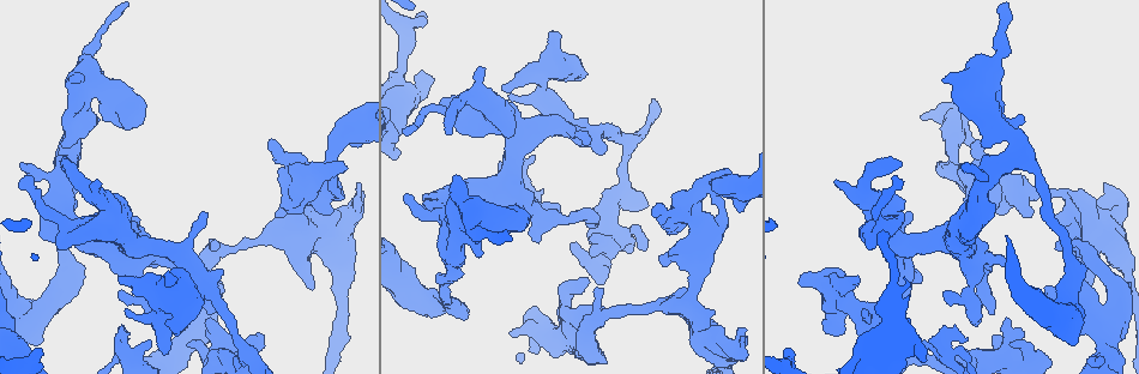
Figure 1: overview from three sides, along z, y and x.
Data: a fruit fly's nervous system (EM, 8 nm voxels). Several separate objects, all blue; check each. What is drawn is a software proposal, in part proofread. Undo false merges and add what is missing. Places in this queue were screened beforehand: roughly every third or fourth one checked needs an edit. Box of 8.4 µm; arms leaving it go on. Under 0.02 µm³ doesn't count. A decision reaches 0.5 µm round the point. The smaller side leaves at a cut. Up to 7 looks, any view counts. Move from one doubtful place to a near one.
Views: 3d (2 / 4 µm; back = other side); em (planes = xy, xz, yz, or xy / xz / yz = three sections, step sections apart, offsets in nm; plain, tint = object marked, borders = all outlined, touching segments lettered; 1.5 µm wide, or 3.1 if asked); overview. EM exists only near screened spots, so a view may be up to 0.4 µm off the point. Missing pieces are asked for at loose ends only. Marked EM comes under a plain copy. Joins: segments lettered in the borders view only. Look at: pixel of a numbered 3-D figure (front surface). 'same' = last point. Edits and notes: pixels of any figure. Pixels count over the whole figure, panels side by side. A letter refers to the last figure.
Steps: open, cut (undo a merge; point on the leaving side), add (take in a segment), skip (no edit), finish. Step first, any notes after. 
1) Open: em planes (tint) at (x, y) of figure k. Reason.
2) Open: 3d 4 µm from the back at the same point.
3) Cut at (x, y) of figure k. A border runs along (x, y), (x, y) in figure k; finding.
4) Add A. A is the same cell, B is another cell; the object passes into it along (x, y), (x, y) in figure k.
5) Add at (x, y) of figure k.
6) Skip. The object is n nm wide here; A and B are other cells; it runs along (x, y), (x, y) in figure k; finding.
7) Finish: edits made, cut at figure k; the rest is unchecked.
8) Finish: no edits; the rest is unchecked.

Open: em yz step 8 (borders) at (798, 283) of figure 1. Stops while still wide.

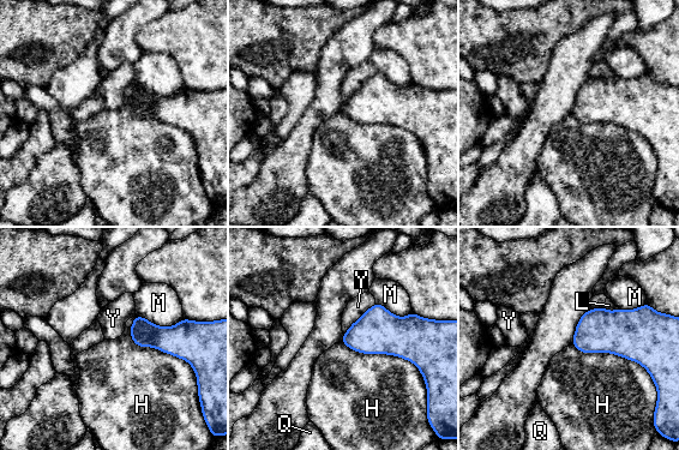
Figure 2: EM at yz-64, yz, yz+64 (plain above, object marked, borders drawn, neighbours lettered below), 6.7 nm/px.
Open: em planes (borders) at the same point.

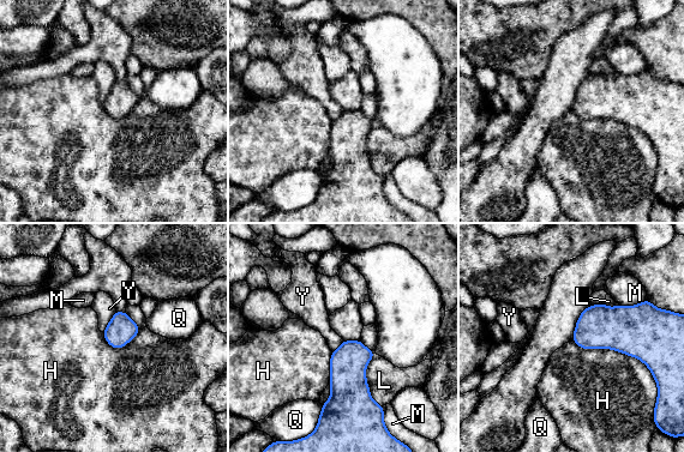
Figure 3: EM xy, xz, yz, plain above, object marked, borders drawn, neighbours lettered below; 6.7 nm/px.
Skip. H, L, M, Q and Y are other cells; a border runs along (571, 339), (650, 372) in figure 3; none of them fits.

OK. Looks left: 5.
Open: em xy step 4 (borders) at (166, 351) of figure 1. Branch stops here.

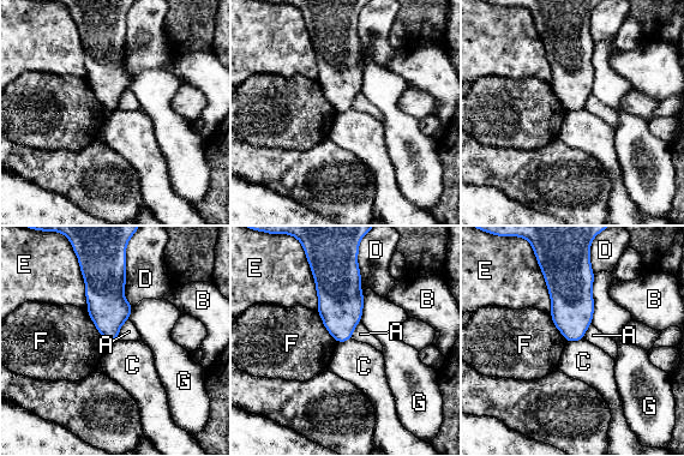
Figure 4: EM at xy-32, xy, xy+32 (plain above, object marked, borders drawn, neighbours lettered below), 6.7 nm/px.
Open: em planes (borders) at the same point.

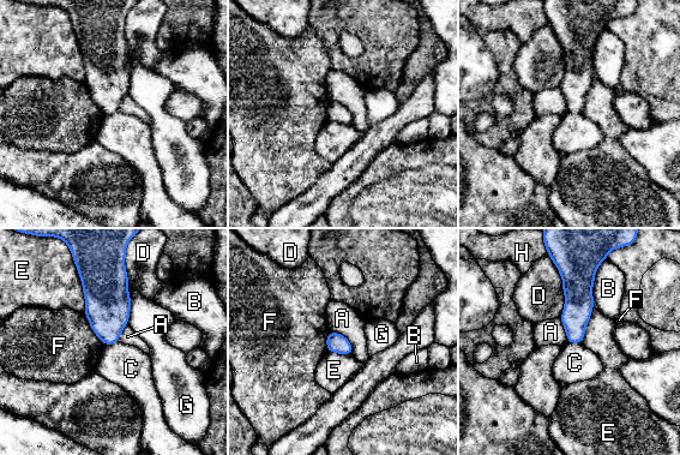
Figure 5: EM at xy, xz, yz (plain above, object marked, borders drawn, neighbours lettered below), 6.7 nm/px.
Skip. A, B, C, D, E, F, G and H are other cells; a border runs along (330, 330), (341, 333), (353, 353) in figure 5; no lettered segment goes on from it.

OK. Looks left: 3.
Open: em planes (borders) at (135, 217) of figure 1. Thick end.

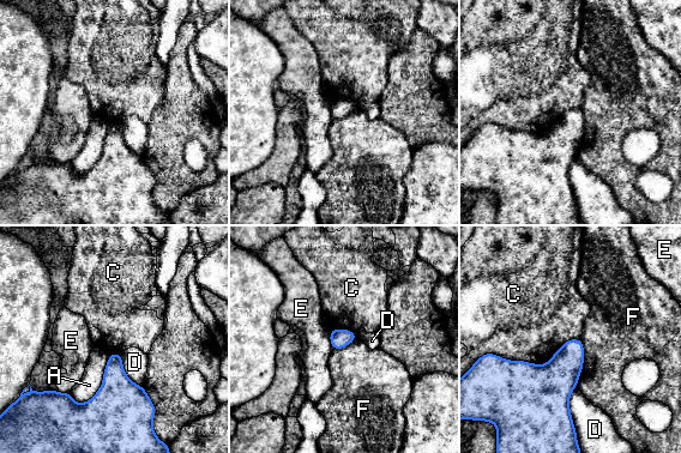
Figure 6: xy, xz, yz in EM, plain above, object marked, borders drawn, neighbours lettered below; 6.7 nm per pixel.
Skip. A, C, D, E and F are other cells; a border runs along (579, 337), (544, 363), (492, 354) in figure 6; none of them fits.

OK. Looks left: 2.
Finish: no edits; the rest is unchecked.

